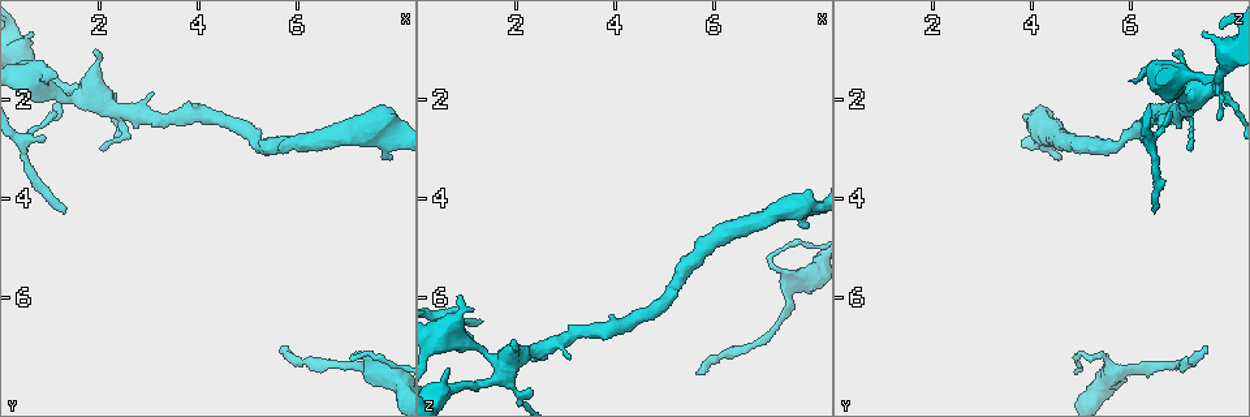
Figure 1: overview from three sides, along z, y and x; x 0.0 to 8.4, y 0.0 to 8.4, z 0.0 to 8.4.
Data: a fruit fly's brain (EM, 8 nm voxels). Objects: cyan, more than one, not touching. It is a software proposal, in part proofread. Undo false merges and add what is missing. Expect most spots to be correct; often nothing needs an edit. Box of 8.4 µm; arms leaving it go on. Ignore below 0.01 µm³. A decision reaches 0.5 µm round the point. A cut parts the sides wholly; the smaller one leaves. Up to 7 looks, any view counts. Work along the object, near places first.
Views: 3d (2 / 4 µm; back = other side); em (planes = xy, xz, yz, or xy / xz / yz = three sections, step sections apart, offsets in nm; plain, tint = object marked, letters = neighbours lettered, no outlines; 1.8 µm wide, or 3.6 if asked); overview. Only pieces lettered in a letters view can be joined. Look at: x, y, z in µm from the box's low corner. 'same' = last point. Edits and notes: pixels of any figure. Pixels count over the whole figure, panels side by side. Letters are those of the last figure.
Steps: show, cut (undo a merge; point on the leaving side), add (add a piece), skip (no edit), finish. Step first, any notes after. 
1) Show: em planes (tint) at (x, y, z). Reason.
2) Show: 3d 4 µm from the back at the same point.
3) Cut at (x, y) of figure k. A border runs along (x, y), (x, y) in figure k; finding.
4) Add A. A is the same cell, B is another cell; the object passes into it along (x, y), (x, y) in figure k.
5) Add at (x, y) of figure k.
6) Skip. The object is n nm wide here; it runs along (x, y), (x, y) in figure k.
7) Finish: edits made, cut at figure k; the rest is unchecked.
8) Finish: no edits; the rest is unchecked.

Show: em planes (letters) at (1.25, 4.25, 6.45).

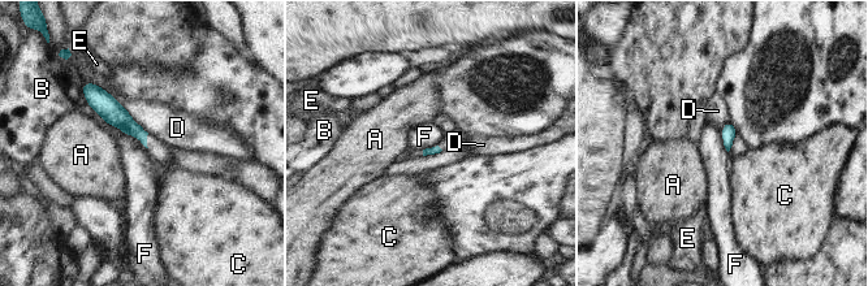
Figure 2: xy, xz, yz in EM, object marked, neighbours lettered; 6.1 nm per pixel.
Skip. A, B, C, D, E and F are other cells; a border runs along (109, 125), (134, 135), (147, 148) in figure 2; none of them fits.

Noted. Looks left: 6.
Show: em planes (letters) at (3.10, 1.95, 7.25). Branch stops here.

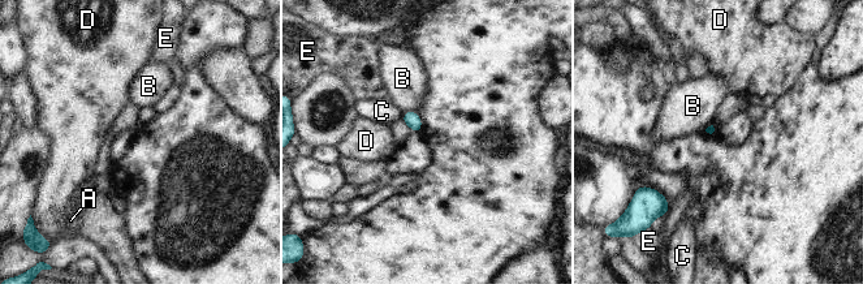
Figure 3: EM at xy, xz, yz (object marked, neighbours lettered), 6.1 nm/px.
Skip. A, B, C, D and E are other cells; a border runs along (402, 112), (414, 111), (418, 115) in figure 3; no lettered piece goes on from it.

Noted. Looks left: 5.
Show: em planes (letters) at (0.90, 1.65, 6.00). An open end.

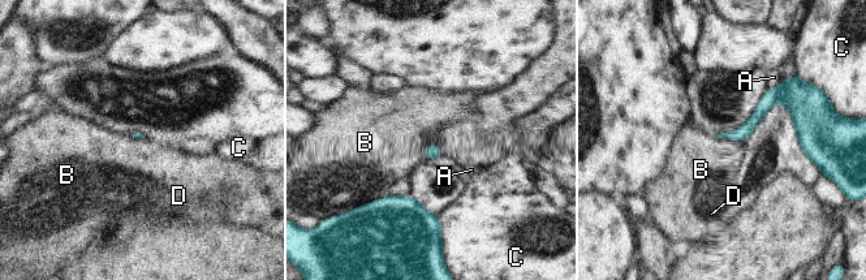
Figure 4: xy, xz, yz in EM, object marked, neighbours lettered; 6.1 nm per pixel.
Skip. The longest contact is with B, 140 nm; A, B, C and D are other cells; a border runs along (435, 142), (427, 145), (425, 160) in figure 4; no lettered piece goes on from it.

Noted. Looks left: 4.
Finish: no edits; the rest is unchecked.

